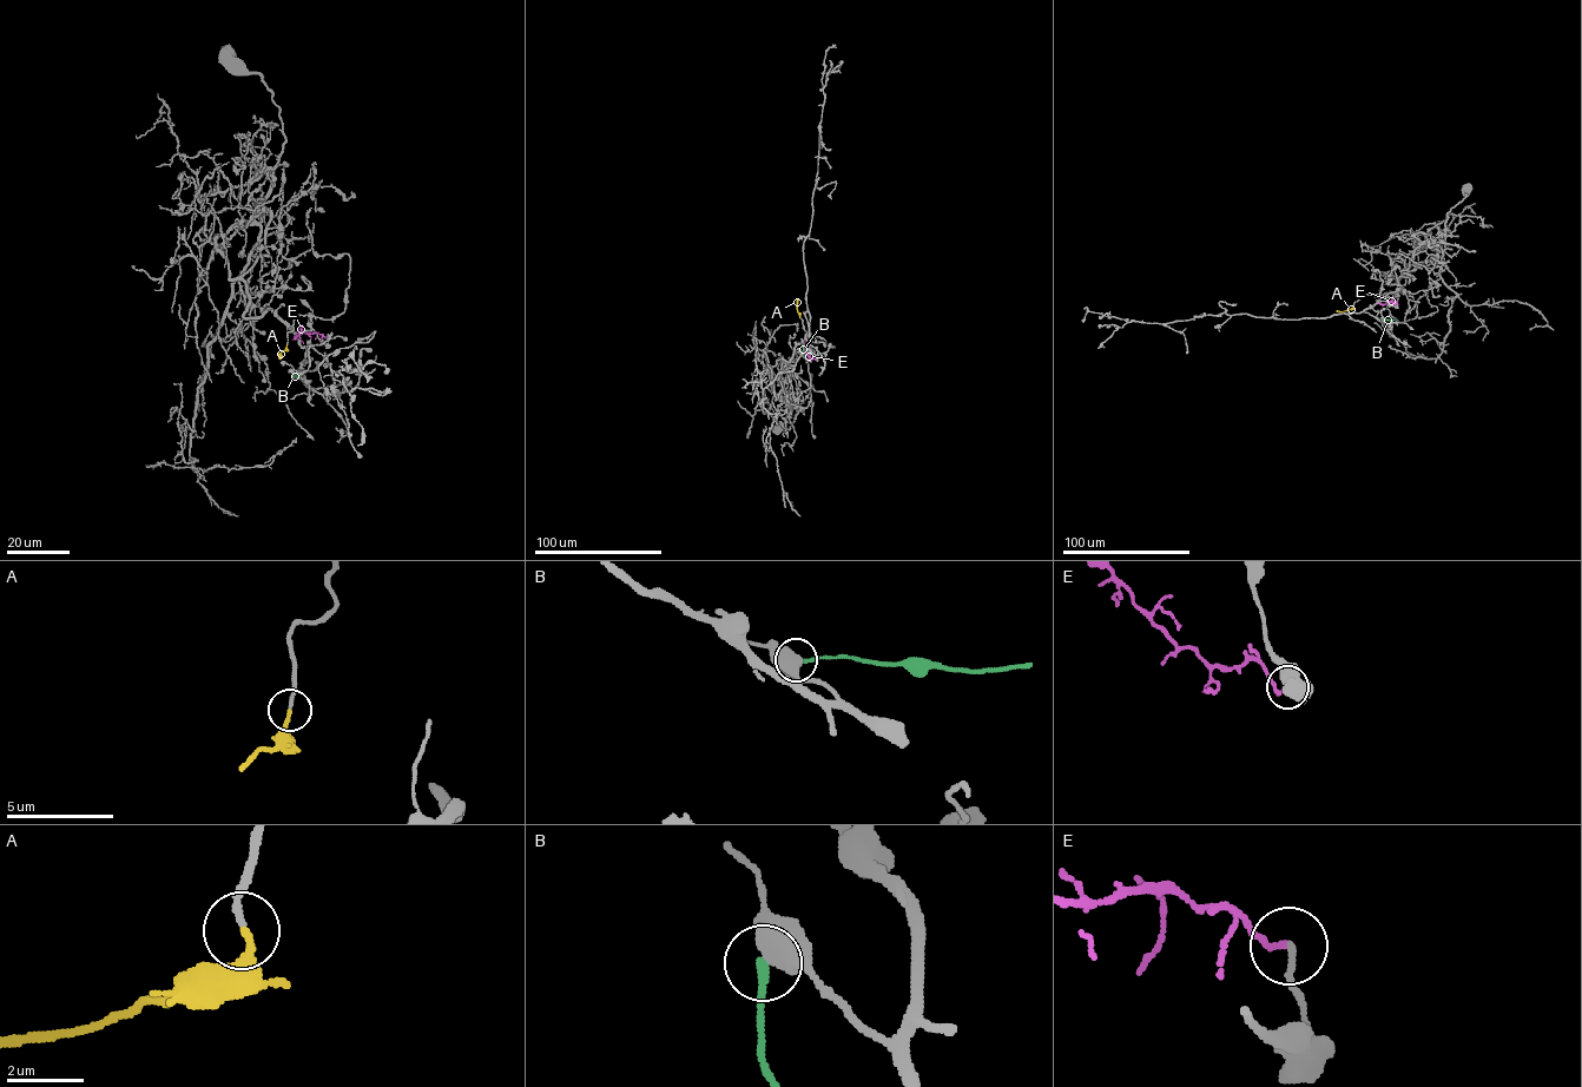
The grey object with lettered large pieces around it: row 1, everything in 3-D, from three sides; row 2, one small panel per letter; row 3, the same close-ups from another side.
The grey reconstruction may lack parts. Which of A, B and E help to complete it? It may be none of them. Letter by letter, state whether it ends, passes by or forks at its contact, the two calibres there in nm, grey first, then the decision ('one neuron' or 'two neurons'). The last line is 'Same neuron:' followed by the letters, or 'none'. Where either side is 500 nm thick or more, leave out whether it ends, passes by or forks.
A: it ends there; 160 nm thick on the grey side, 200 nm on the other; one neuron
B: 750 nm thick on the grey side, 240 nm on the other; two neurons
E: it ends there; 140 nm thick on the grey side, 170 nm on the other; two neurons
Same neuron: A

